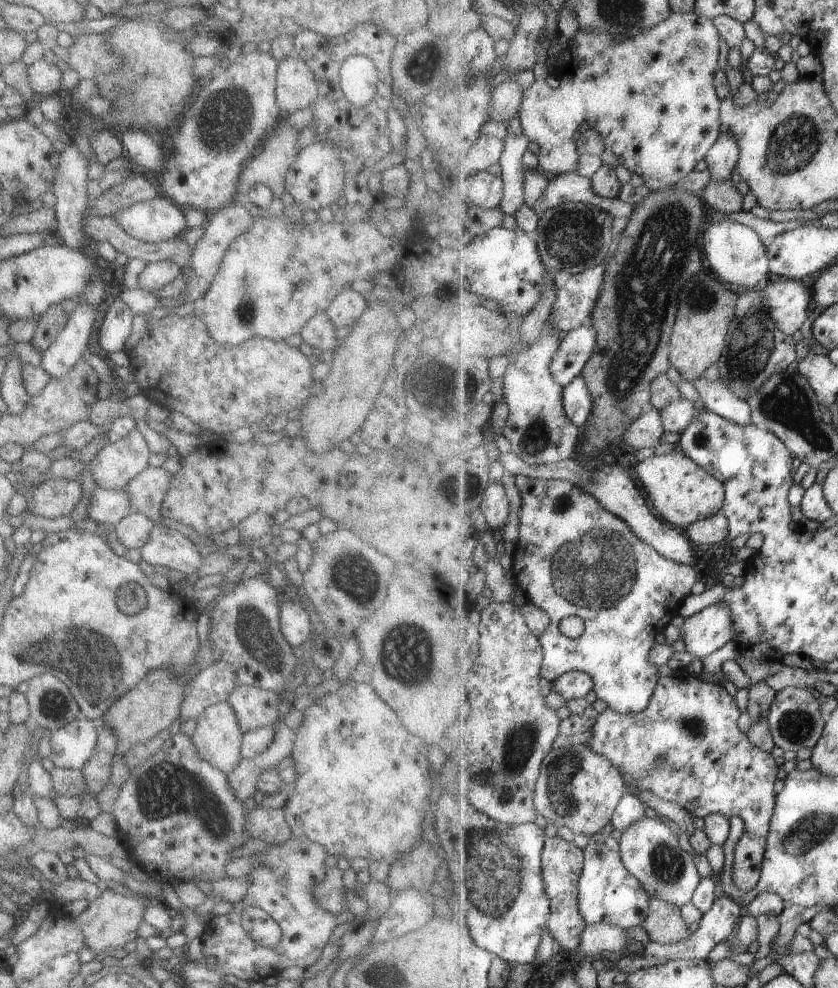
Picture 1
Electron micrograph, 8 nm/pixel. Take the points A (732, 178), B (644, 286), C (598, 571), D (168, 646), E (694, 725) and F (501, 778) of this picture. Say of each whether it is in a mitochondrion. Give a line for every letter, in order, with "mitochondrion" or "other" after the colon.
A: other
B: mitochondrion
C: mitochondrion
D: other
E: mitochondrion
F: mitochondrion

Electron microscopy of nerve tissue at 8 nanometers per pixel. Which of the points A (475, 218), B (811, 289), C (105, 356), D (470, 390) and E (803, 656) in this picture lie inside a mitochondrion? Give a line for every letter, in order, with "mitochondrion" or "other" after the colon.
A: other
B: other
C: other
D: mitochondrion
E: other

